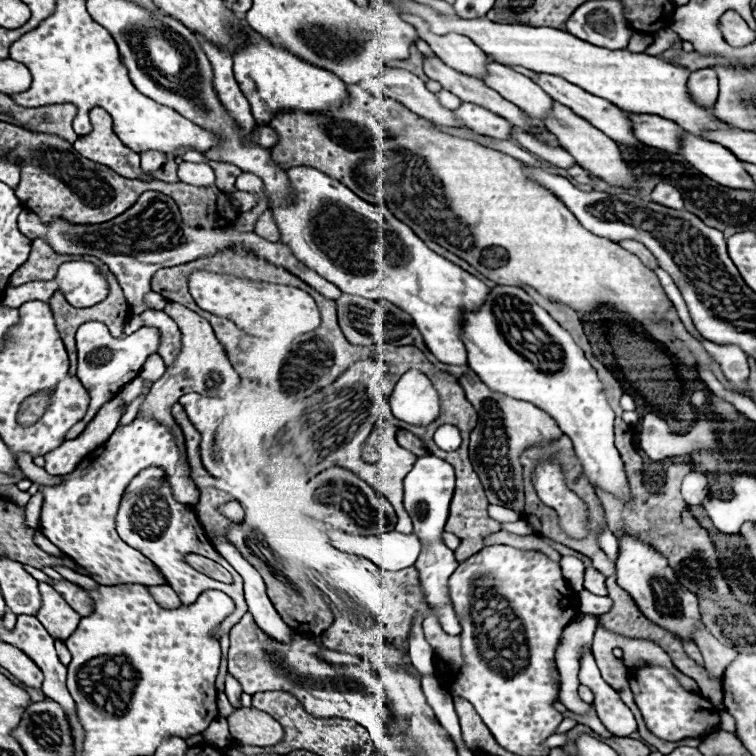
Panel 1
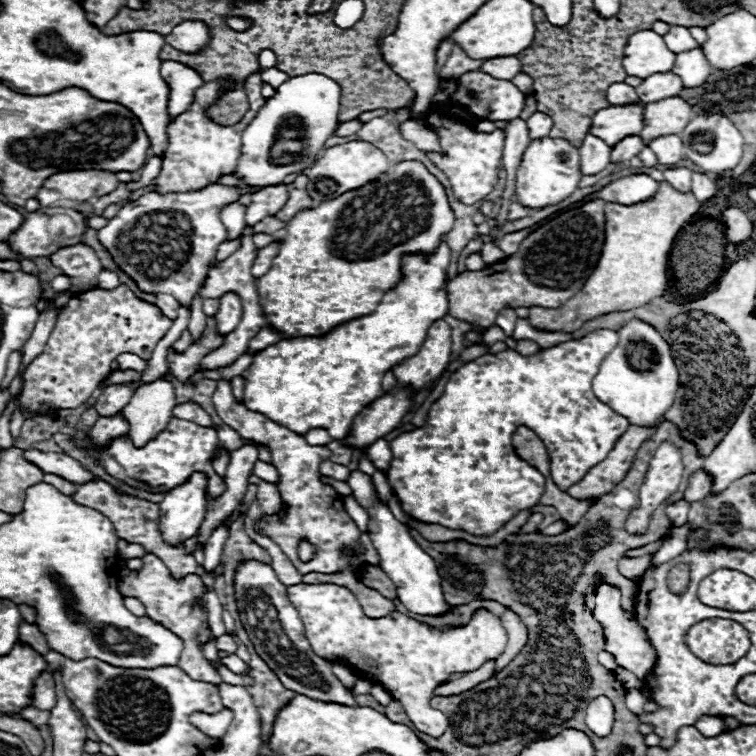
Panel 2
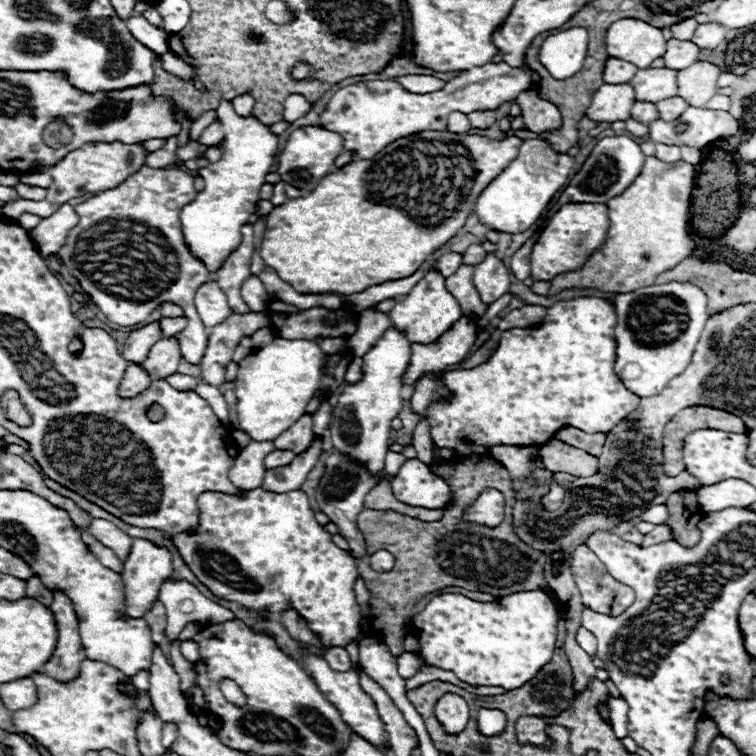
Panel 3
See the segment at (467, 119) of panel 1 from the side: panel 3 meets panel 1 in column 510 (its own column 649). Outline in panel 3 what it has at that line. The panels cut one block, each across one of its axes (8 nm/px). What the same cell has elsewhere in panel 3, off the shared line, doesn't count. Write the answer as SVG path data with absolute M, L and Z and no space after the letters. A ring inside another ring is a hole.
M690 106L672 124L654 120L652 124L648 124L648 130L648 138L652 142L662 142L668 146L690 146L702 150L724 136L738 134L742 130L742 124L730 112Z

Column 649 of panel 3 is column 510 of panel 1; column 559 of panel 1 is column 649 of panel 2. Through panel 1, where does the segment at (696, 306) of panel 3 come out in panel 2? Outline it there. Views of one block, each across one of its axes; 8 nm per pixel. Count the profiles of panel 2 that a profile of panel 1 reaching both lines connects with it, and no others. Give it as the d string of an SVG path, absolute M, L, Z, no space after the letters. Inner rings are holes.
M632 318L618 330L618 348L604 358L600 372L594 376L594 394L614 412L626 416L630 424L638 426L652 426L672 406L678 386L678 368L668 342L654 326L638 318Z

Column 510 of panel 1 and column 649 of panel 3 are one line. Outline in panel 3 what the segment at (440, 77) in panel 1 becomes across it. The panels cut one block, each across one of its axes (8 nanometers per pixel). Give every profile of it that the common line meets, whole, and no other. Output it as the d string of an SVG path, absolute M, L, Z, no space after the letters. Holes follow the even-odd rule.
M636 102L632 106L632 114L630 114L636 122L642 124L650 124L652 120L658 120L658 112L656 112L656 104L640 104Z

